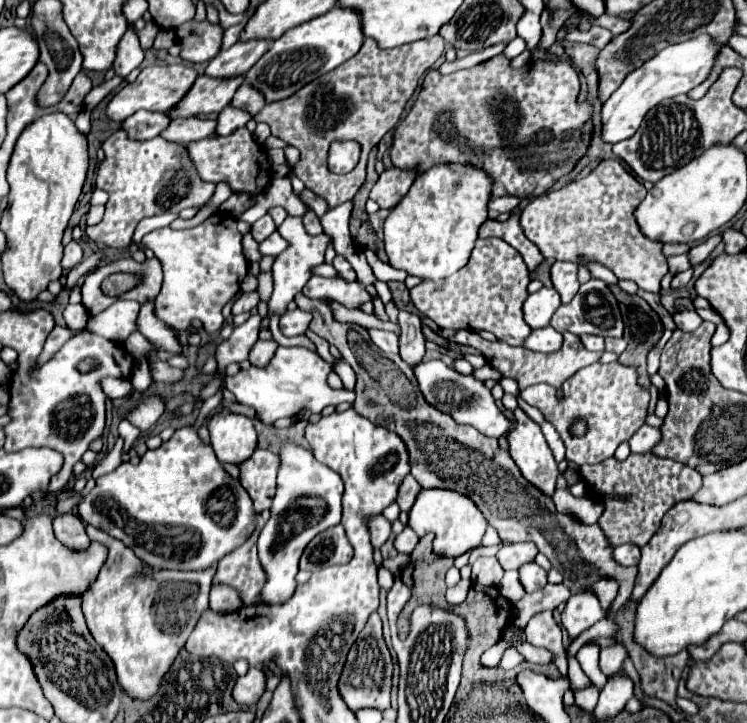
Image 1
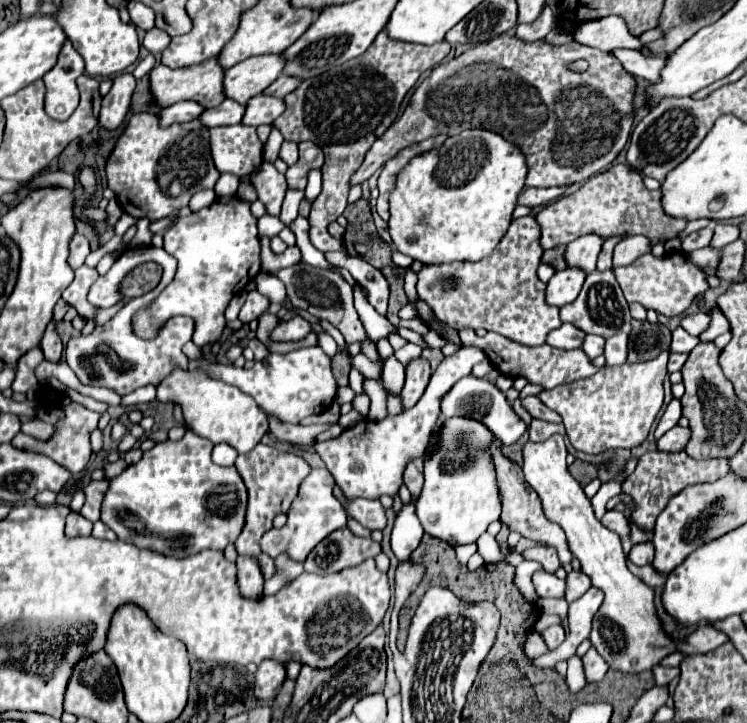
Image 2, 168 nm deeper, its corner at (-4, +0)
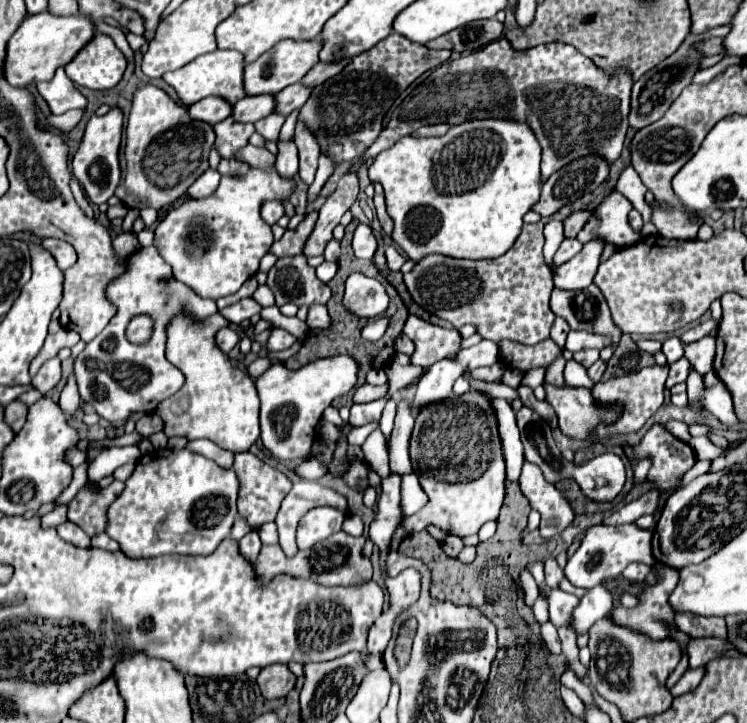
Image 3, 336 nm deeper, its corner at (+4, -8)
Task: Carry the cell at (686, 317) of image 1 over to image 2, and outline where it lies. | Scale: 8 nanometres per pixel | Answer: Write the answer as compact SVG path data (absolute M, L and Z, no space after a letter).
M678 327L674 333L672 333L672 351L674 353L688 353L692 351L696 345L698 345L700 337L696 335L690 335L684 327Z

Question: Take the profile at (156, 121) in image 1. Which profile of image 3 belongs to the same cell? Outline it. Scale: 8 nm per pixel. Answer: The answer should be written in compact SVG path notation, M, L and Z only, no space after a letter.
M206 97L206 99L190 105L188 111L190 111L192 119L216 125L218 121L224 121L226 117L232 115L232 103L224 101L222 97Z

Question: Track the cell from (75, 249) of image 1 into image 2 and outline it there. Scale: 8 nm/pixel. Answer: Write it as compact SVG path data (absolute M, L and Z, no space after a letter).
M74 235L70 241L70 257L68 257L68 265L72 269L78 269L84 265L84 259L90 253L90 245L88 239L84 235Z

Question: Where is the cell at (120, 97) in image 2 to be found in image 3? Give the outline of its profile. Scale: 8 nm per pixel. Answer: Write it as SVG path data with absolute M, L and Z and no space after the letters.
M110 109L108 115L104 117L98 117L98 115L90 117L84 139L74 155L72 171L74 171L74 177L80 181L86 197L96 205L106 203L114 195L114 189L120 183L120 177L122 177L120 159L118 159L120 141L122 141L122 111L120 109Z

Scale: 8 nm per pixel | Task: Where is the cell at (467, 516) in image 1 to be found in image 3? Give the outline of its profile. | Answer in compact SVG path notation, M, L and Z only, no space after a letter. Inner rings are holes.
M470 389L460 397L424 405L414 419L412 437L434 439L432 445L426 445L426 453L418 461L420 485L430 503L402 521L404 531L414 533L424 531L428 525L436 525L450 535L464 537L476 535L486 521L498 519L506 475L496 413L492 413L492 401L484 391ZM426 471L430 471L430 475Z

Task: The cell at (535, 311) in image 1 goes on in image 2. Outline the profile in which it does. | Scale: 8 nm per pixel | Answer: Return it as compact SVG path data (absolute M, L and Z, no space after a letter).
M564 269L564 271L554 273L554 277L546 285L548 305L564 307L564 305L572 303L578 297L584 279L586 279L586 275L580 269Z

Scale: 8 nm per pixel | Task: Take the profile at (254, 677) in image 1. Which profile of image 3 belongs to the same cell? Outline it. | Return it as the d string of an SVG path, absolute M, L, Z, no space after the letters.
M286 665L264 667L258 675L258 687L266 699L282 699L296 685L296 677Z

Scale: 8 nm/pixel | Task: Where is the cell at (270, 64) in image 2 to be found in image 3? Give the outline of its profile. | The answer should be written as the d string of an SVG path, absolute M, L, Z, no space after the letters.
M320 39L312 41L280 41L266 53L262 53L256 61L248 63L244 69L244 87L248 95L260 95L260 93L278 93L280 89L298 83L318 61L320 53Z

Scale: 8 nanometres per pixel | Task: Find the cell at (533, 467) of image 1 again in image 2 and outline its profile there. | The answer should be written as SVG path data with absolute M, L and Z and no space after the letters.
M558 435L558 447L524 447L524 477L530 487L542 499L544 513L550 521L558 523L568 537L568 545L582 563L582 573L586 573L592 581L592 587L604 591L604 603L598 609L598 617L594 617L590 641L592 647L608 661L610 669L624 673L640 673L658 665L658 661L674 651L684 655L706 653L728 641L726 633L712 627L698 627L688 639L680 645L674 645L660 629L660 623L654 613L654 591L644 585L636 575L632 575L626 567L624 551L620 545L620 537L606 529L594 515L590 499L584 495L580 483L566 469L566 447L564 437Z

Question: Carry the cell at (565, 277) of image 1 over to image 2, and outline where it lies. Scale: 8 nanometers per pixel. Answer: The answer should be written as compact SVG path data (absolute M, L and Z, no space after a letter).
M582 235L566 245L566 267L584 269L584 273L592 273L596 269L596 257L600 253L602 239L598 235Z

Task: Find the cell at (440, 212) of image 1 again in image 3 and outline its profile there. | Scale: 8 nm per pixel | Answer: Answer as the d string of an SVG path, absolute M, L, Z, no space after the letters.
M472 119L472 121L450 127L450 131L446 135L442 135L442 137L420 139L420 137L406 135L406 137L398 139L390 149L384 149L384 153L378 153L372 159L372 165L368 167L368 177L370 177L370 183L380 183L384 187L388 215L394 221L392 239L394 239L394 243L398 247L404 249L404 253L412 261L420 261L422 257L426 257L430 253L442 253L442 255L464 257L464 259L494 259L494 257L504 255L514 245L514 241L520 235L520 229L524 225L524 215L540 199L540 191L542 191L540 161L542 161L540 141L536 141L536 135L532 133L532 129L528 129L528 125L524 125L524 121L516 121L516 119Z

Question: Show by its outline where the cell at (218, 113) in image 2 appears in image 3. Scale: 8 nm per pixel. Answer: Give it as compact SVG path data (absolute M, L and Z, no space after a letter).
M248 95L234 103L234 119L240 123L254 123L274 113L276 95Z

